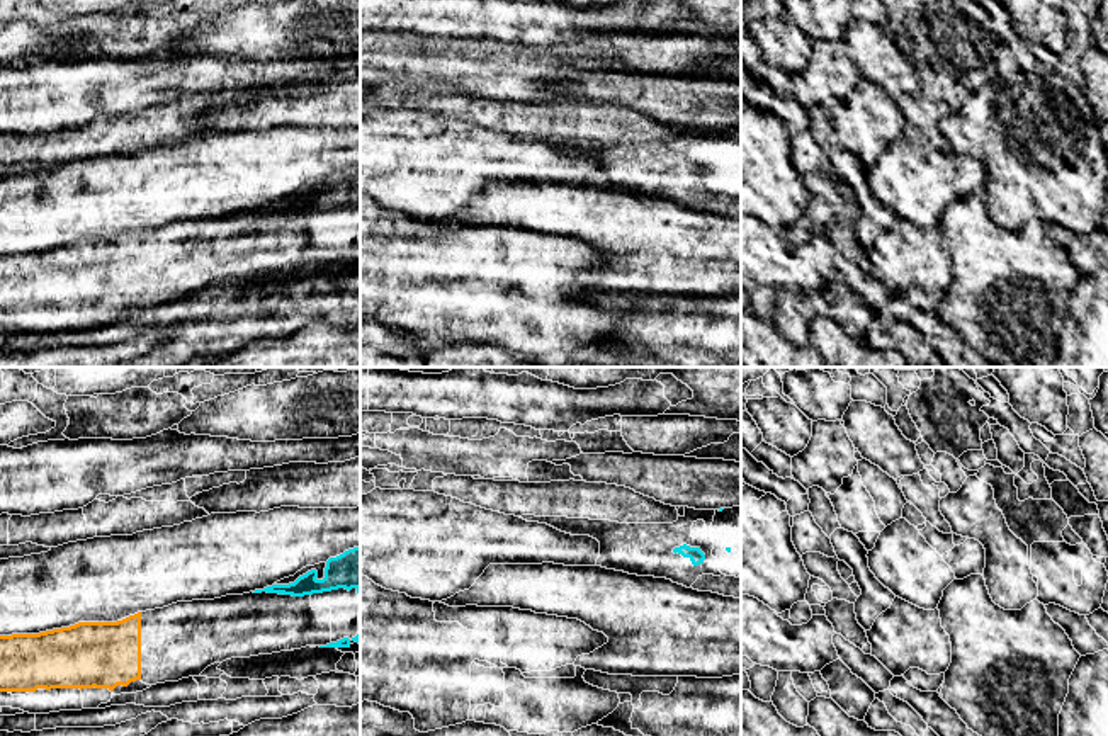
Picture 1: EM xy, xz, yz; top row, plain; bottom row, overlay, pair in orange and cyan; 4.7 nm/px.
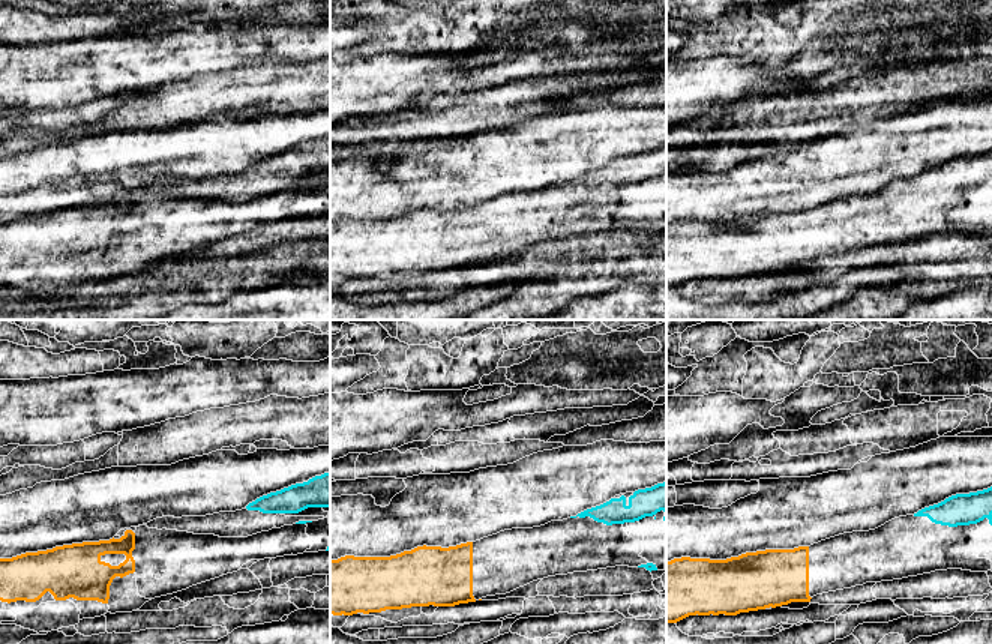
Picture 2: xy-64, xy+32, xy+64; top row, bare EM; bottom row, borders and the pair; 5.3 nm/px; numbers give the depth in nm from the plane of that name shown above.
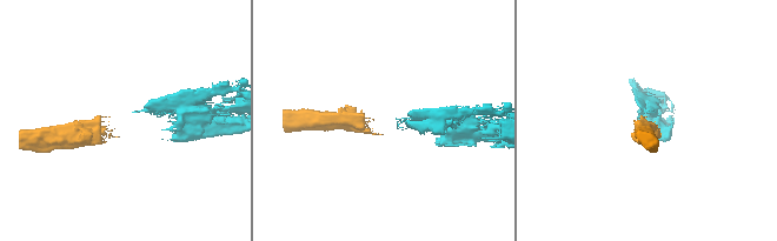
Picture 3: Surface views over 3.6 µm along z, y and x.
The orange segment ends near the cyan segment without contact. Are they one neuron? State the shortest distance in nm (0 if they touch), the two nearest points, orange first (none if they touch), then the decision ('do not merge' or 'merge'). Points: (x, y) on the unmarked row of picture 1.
550 nm | xy (140, 232), (254, 211) | merge

